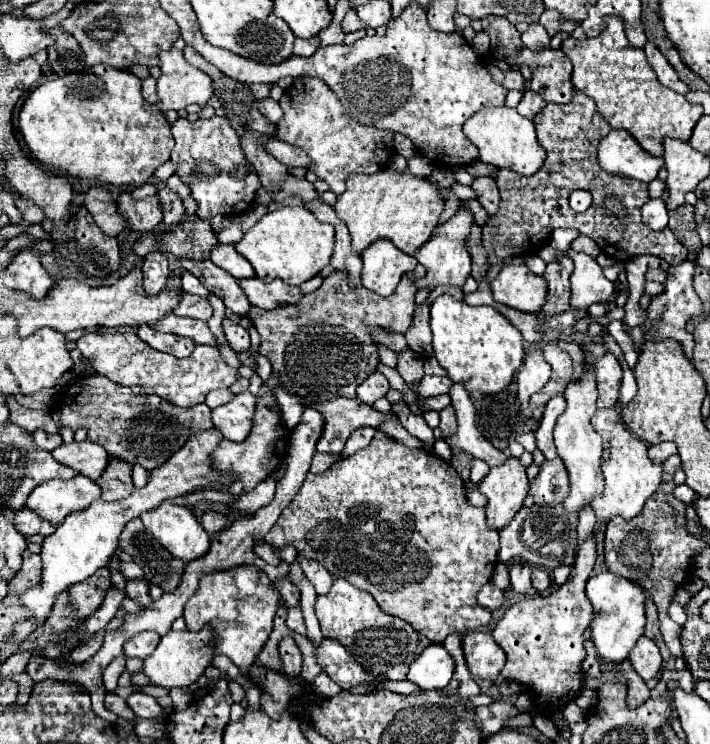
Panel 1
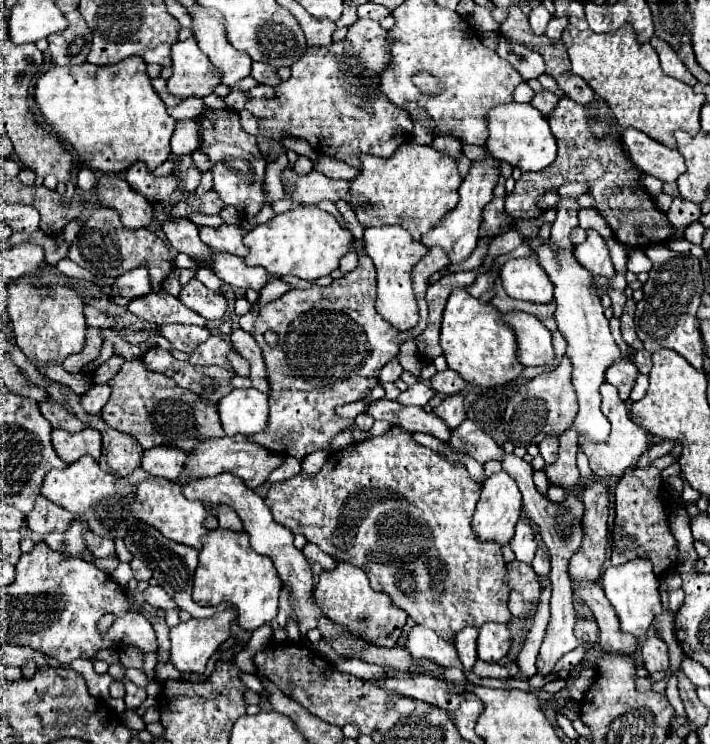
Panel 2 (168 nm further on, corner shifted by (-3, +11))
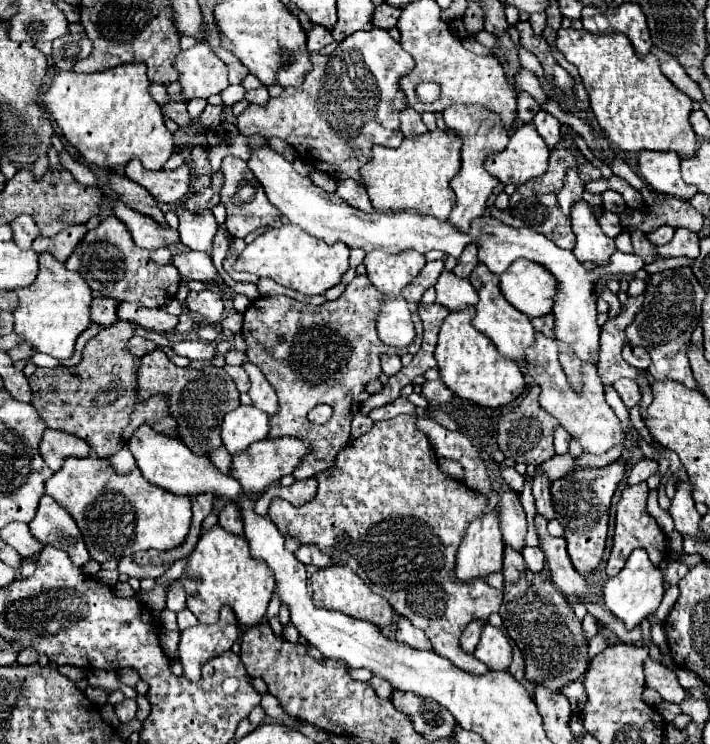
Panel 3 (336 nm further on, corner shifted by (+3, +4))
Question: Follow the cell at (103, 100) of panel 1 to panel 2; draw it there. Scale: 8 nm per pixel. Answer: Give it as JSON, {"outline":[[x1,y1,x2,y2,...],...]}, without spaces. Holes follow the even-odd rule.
{"outline":[[138,56,126,58,112,66,94,66,90,62,64,68,54,66,38,76,34,102,52,132,58,134,60,140,68,142,76,150,76,154,96,172,118,174,122,170,128,170,130,164,136,162,144,162,152,172,156,166,170,158,170,138,174,134,176,120,166,112,166,106,154,92,146,74,146,62,138,60]]}

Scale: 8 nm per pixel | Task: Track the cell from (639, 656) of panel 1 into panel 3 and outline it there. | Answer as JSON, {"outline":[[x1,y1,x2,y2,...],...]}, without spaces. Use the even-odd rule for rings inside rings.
{"outline":[[648,659,644,665,644,671,646,671,646,685,654,687,664,701,682,703,686,699,686,691,678,683,676,673,672,669]]}

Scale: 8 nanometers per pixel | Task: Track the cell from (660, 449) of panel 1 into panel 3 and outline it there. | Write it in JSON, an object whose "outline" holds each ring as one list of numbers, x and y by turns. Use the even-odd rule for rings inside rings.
{"outline":[[640,459,632,471,630,471,630,477,628,477,628,483,630,485,636,485,636,483,642,483,646,481,650,475,654,475,658,471,658,463,654,459]]}

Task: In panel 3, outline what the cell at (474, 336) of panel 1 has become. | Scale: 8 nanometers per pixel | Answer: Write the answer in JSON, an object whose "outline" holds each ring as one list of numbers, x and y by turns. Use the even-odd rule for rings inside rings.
{"outline":[[474,307,450,313,442,327,434,357,438,361,440,381,458,397,474,401,480,407,502,407,524,393,524,375,516,361,498,353,496,345,472,327]]}

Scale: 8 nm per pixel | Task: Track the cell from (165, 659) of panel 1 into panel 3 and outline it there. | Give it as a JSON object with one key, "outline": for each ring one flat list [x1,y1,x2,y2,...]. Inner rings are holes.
{"outline":[[230,607,220,609,220,619,212,625,198,623,196,627,184,629,180,633,180,663,184,667,184,675,190,681,200,679,200,667,230,651,234,641,238,639,240,625]]}

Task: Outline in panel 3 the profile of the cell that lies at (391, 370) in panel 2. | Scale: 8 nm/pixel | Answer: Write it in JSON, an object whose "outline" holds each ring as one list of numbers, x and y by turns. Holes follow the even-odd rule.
{"outline":[[380,355,382,359,382,371,390,377,390,375,396,375,400,369,402,369,402,363,400,363,400,357,398,355]]}

